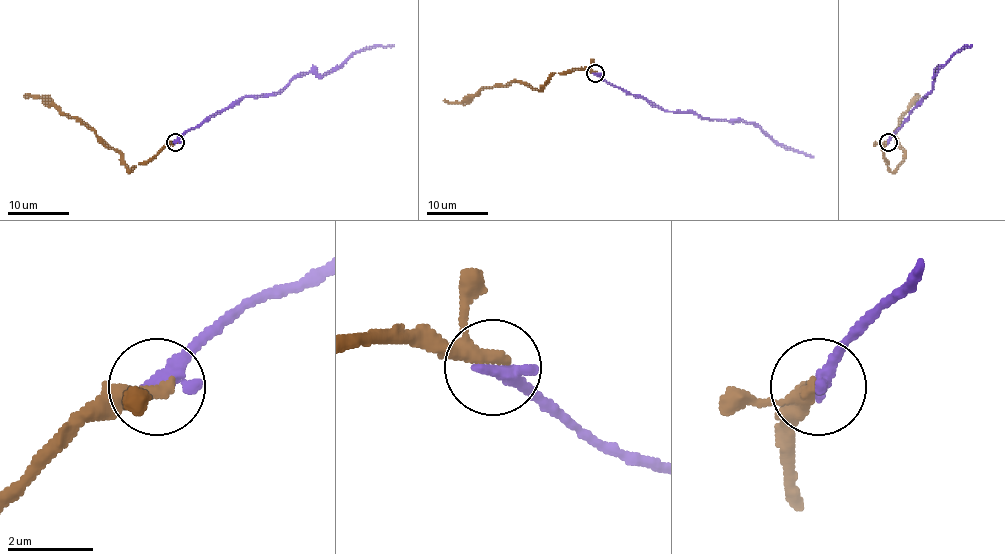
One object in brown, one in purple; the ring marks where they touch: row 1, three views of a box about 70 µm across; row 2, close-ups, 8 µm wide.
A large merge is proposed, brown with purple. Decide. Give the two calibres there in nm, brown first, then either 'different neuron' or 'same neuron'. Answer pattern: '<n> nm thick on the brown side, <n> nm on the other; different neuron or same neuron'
280 nm thick on the brown side, 400 nm on the other; same neuron

